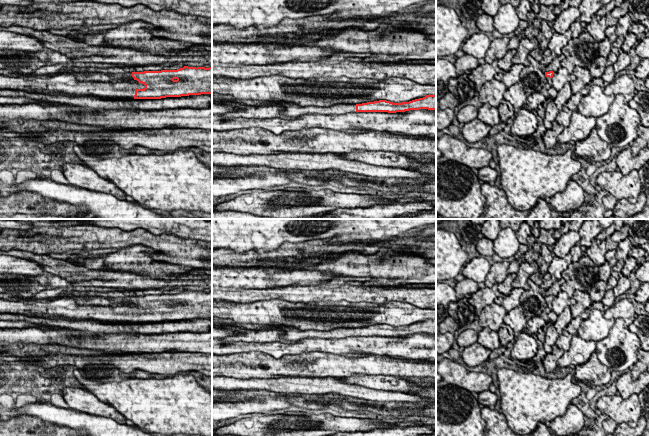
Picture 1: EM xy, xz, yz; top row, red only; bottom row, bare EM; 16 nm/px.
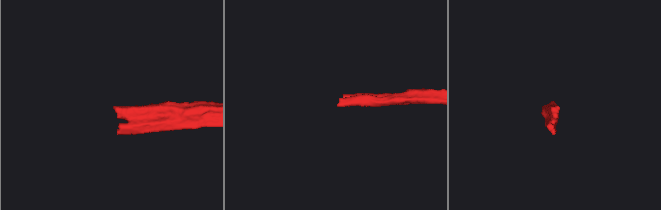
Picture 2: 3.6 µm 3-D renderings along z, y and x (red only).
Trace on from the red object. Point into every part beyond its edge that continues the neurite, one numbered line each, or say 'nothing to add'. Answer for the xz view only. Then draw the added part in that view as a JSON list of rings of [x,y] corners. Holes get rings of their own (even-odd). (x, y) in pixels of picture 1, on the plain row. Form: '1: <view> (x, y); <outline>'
1: xz (291, 334); [[[278,326],[277,330],[284,332],[281,337],[288,341],[299,341],[301,339],[308,338],[321,338],[321,339],[342,339],[346,337],[356,336],[356,329],[354,328],[336,328],[330,331],[317,331],[317,330],[306,330],[301,331],[291,327]]]

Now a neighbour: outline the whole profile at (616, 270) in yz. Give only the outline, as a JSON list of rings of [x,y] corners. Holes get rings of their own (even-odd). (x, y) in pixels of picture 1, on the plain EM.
[[[617,261],[617,263],[611,268],[611,275],[615,277],[617,280],[620,277],[623,266],[624,266],[624,263]]]

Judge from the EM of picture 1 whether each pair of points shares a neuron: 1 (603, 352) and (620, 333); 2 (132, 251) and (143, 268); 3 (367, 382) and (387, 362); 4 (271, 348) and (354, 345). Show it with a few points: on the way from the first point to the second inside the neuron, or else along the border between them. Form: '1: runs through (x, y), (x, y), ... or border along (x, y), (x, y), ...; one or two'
1: runs through (608, 347), (617, 338); one
2: runs through (132, 255), (139, 264); one
3: border along (351, 374), (386, 374), (398, 377); two
4: runs through (292, 348), (307, 345), (333, 345); one

